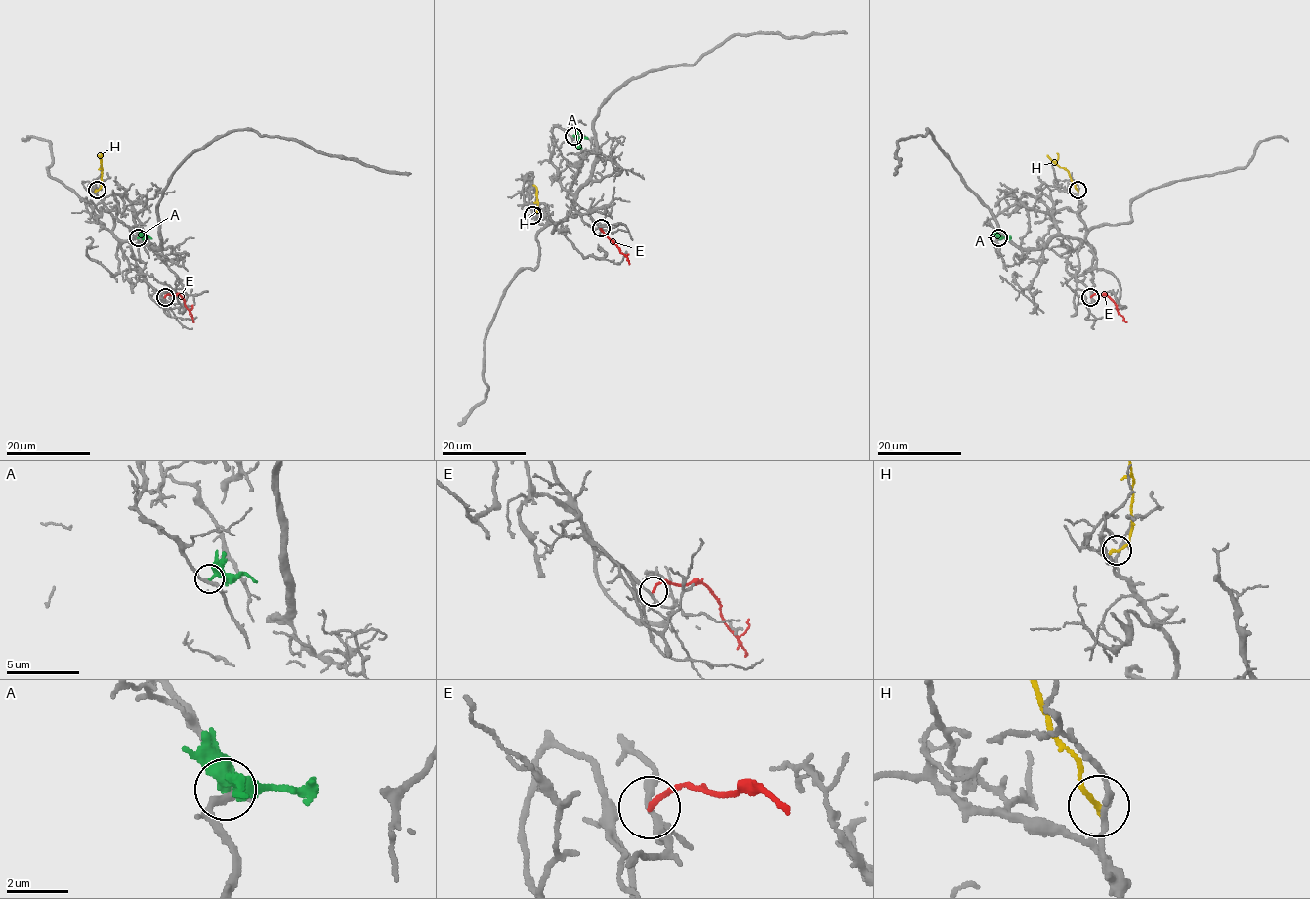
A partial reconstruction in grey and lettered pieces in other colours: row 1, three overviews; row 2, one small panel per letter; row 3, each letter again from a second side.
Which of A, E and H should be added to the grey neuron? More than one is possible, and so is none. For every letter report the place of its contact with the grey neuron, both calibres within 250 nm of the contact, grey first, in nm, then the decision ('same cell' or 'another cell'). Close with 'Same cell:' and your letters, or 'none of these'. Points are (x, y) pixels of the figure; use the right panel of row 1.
A: (998, 237) | 260/300 nm | another cell
E: (1090, 297) | 170/180 nm | another cell
H: (1077, 190) | 200/200 nm | another cell
Same cell: none of these

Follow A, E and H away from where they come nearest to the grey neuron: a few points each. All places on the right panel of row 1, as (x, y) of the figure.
A: (997, 237), (1010, 236)
E: (1091, 297), (1106, 294), (1126, 321)
H: (1077, 190), (1067, 170), (1047, 155)

